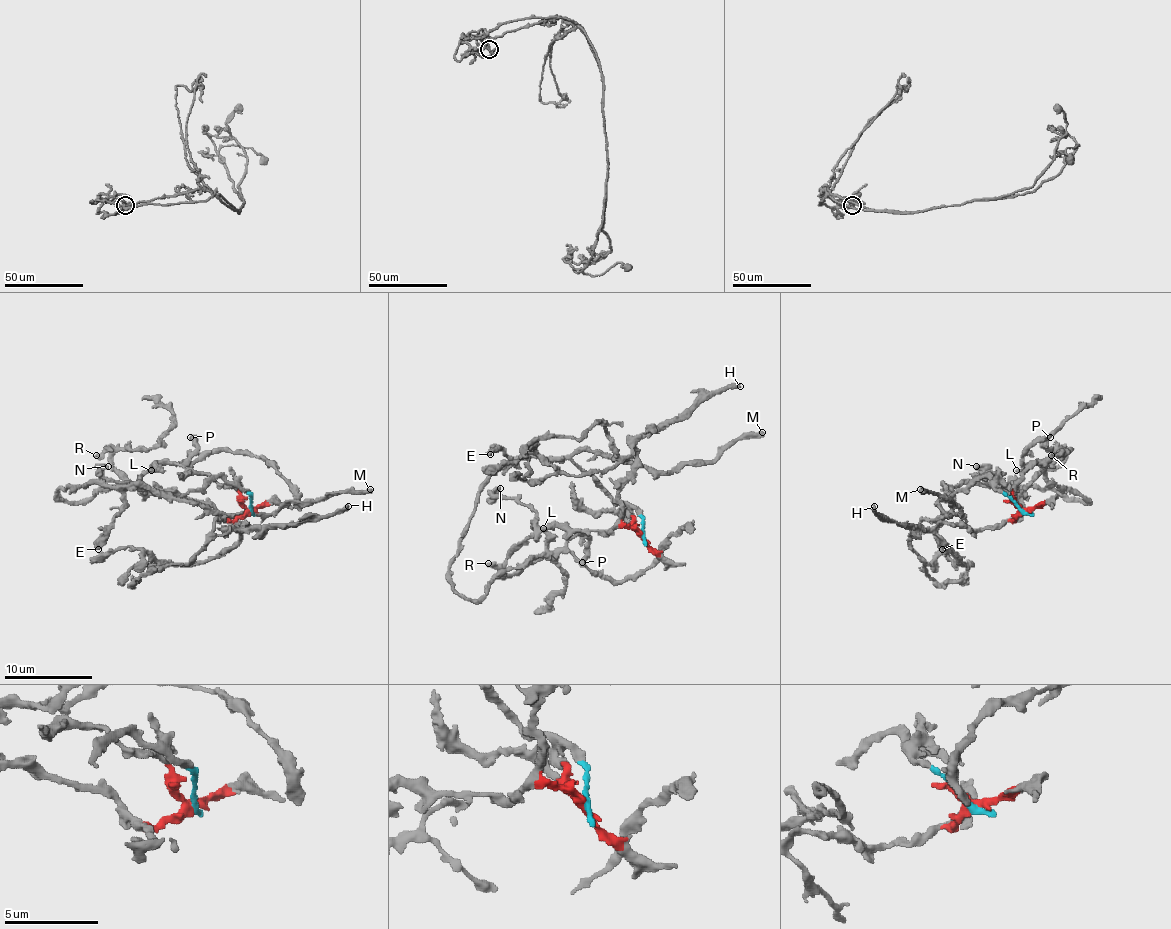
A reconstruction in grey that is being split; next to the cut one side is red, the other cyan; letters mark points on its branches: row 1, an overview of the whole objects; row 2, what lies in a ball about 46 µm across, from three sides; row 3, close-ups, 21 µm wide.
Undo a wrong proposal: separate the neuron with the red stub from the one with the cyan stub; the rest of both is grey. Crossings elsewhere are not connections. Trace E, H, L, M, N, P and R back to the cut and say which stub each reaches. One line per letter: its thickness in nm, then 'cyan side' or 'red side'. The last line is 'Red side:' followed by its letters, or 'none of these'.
E: calibre 440 nm; cyan side
H: calibre 360 nm; red side
L: calibre 240 nm; cyan side
M: calibre 440 nm; cyan side
N: calibre 400 nm; red side
P: calibre 400 nm; cyan side
R: calibre 400 nm; red side
Red side: H, N, R

